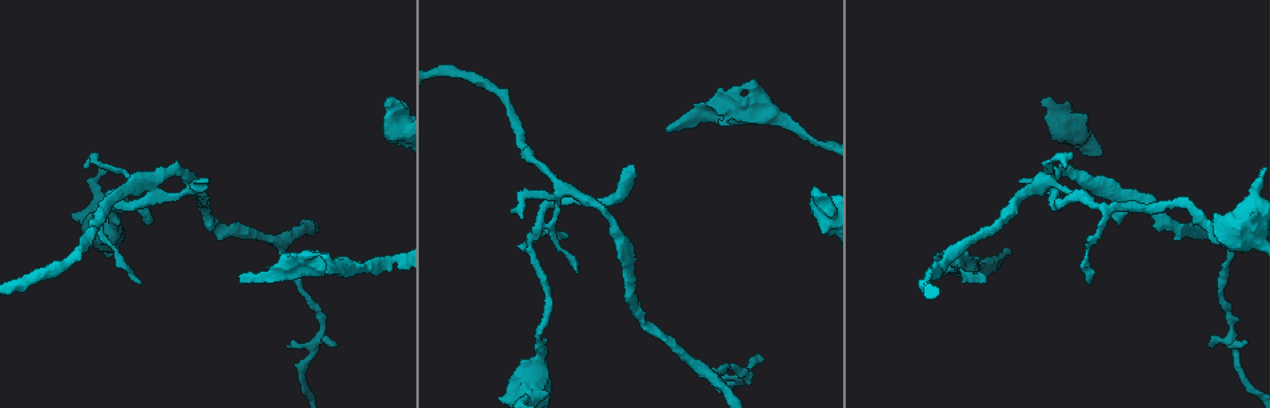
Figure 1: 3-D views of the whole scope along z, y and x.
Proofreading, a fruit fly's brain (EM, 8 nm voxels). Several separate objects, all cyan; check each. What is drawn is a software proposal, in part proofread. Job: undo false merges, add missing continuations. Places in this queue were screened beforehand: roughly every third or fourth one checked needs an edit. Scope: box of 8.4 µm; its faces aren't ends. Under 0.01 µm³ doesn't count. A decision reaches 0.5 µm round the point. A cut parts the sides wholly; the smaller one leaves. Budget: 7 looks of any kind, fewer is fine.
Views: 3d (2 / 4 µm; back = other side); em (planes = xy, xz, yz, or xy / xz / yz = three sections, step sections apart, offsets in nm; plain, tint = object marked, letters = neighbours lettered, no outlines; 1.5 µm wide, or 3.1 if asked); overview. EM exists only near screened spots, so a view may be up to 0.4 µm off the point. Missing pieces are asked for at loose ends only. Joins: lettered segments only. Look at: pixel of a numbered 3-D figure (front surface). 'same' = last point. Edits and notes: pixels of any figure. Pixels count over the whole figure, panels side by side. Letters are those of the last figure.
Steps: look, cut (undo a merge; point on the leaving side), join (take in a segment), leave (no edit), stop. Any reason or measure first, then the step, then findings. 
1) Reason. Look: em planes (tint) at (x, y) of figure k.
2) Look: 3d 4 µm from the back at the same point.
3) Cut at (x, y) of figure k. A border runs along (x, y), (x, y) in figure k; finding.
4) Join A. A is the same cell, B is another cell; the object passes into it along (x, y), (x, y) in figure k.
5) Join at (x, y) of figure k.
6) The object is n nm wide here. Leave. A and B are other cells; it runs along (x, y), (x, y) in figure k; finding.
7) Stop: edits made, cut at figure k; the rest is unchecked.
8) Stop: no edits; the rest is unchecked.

Branch stops here. Look: em planes (letters) at (86, 165) of figure 1.

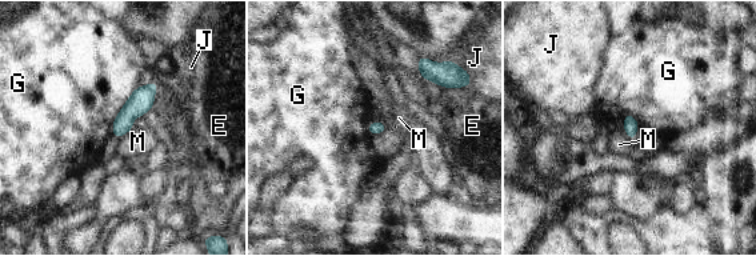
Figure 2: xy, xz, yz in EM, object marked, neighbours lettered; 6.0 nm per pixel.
The longest contact is with E, 220 nm. Leave. E, G, J and M are other cells; a border runs along (132, 128), (116, 139) in figure 2; no lettered segment goes on from it.

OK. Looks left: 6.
Thick end. Look: 3d 2 µm at (1043, 99) of figure 1.

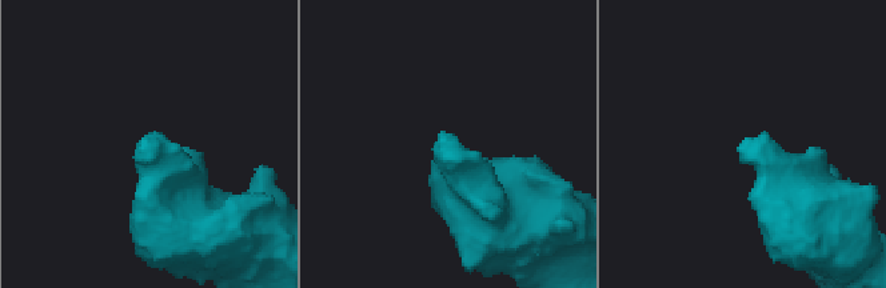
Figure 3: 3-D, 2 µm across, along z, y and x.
Look: em planes (letters) at (440, 133) of figure 3.

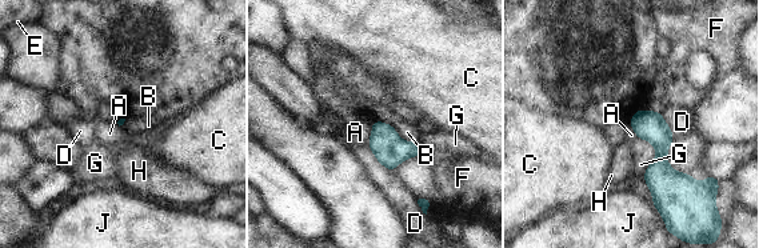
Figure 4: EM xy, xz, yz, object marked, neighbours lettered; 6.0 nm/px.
Leave. A, B, C, D, E, F, G, H and J are other cells; no lettered segment goes on from it.

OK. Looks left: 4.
Sudden change in width. Look: 3d 4 µm at (367, 266) of figure 1.

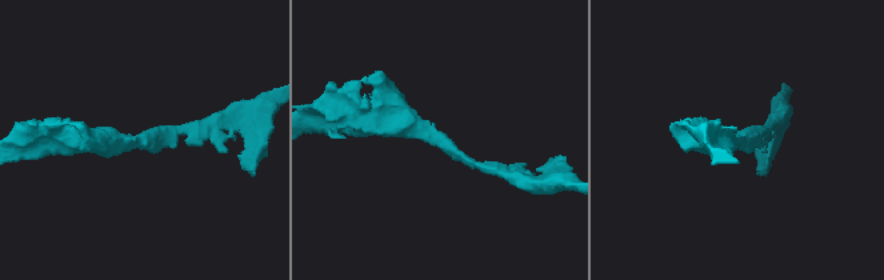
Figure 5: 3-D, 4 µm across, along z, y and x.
Look: em xy step 4 (tint) at (739, 141) of figure 5.

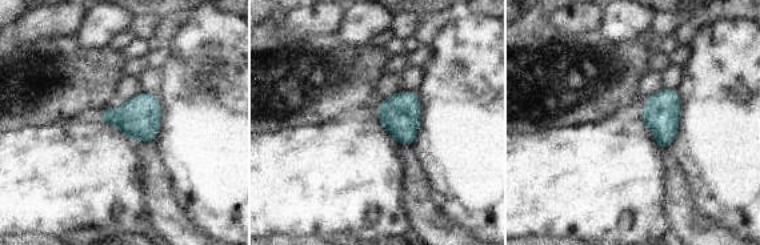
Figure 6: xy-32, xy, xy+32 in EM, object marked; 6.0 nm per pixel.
Look: em planes (letters) at the same point.

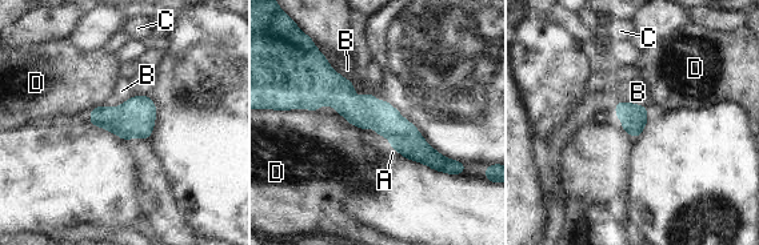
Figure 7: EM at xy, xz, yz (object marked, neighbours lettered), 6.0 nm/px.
Leave. A, B, C and D are other cells; it runs along (298, 104), (342, 97), (442, 161) in figure 7; all the same neuron.

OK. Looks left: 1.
Stop: no edits; the rest is unchecked.

